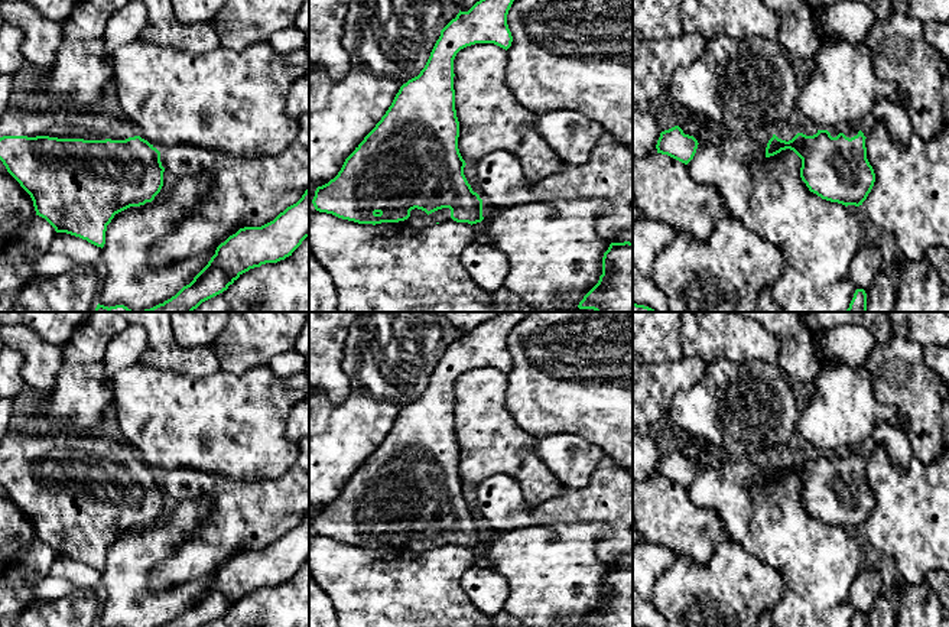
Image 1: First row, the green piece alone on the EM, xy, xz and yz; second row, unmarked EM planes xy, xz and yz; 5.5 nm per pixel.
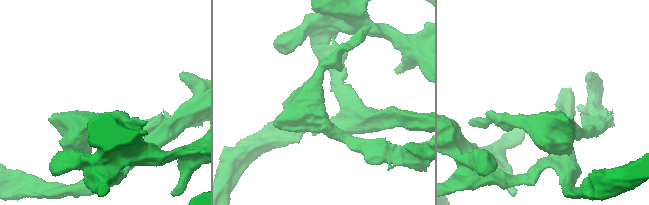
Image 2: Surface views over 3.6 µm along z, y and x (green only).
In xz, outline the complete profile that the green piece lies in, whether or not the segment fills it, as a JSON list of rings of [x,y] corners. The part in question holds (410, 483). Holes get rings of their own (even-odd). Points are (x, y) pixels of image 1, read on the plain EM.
[[[500,312],[477,325],[468,335],[459,334],[456,341],[441,354],[441,360],[420,397],[400,410],[386,438],[345,483],[338,498],[316,511],[312,523],[316,535],[370,549],[393,546],[394,549],[426,550],[454,545],[472,549],[484,543],[482,523],[472,514],[464,498],[467,487],[458,472],[459,445],[455,433],[454,383],[461,373],[475,367],[494,367],[507,374],[513,366],[507,348],[508,334],[514,322],[527,314]]]

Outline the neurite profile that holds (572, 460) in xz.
[[[552,432],[537,436],[536,448],[540,459],[568,488],[582,488],[607,455],[595,444],[569,432]]]

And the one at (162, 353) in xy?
[[[118,312],[130,325],[147,332],[147,347],[140,364],[160,371],[209,376],[221,370],[211,345],[182,348],[172,335],[169,312]]]

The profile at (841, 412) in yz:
[[[822,366],[819,376],[809,386],[807,399],[800,407],[796,435],[799,435],[818,454],[836,454],[842,457],[859,449],[878,423],[888,423],[901,429],[906,436],[906,422],[894,407],[877,400],[872,377],[865,366]]]

